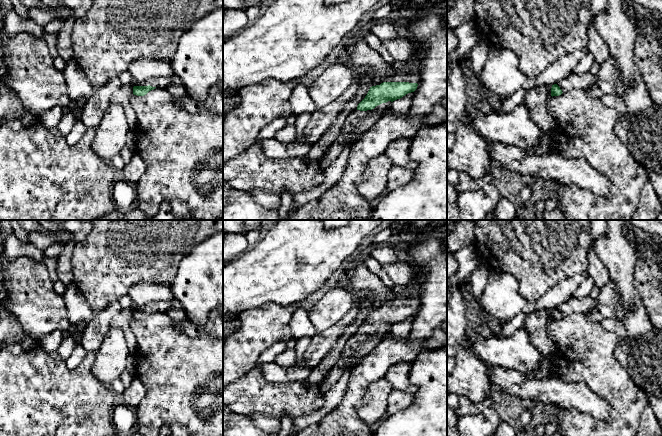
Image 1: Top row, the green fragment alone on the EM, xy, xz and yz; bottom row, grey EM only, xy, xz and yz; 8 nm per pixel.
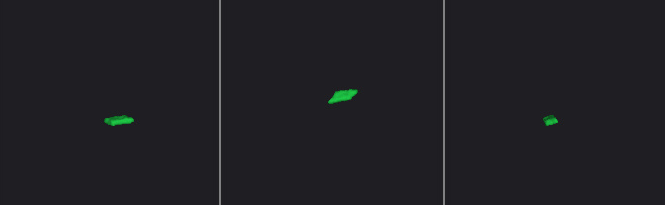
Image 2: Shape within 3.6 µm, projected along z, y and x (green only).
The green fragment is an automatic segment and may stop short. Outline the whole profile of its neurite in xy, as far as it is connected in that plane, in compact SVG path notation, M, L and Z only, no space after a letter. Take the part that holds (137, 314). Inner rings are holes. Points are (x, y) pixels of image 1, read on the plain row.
M164 301L152 302L145 306L133 305L133 318L137 320L144 320L155 312L167 312L169 307L170 303Z

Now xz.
M413 278L404 287L396 288L394 299L380 309L370 311L365 322L346 343L346 348L354 352L371 338L376 330L395 325L417 313L420 278Z

